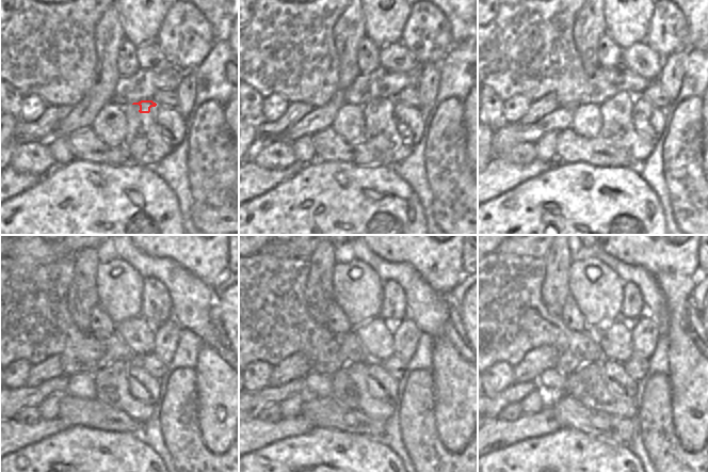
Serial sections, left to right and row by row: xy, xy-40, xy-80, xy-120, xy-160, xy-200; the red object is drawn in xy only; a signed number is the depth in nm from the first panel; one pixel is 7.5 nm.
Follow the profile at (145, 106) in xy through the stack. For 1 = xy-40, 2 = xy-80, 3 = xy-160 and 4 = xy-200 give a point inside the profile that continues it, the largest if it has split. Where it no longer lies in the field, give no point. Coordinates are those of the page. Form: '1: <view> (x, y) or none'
1: xy-40 (384, 104)
2: xy-80 (623, 100)
3: xy-160 (376, 336)
4: xy-200 (615, 340)

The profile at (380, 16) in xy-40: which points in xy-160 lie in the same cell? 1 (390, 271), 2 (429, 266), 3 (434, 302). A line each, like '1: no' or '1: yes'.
1: yes
2: no
3: yes

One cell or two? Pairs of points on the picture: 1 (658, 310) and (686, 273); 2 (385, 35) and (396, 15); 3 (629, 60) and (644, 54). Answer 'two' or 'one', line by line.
1: two
2: one
3: one

